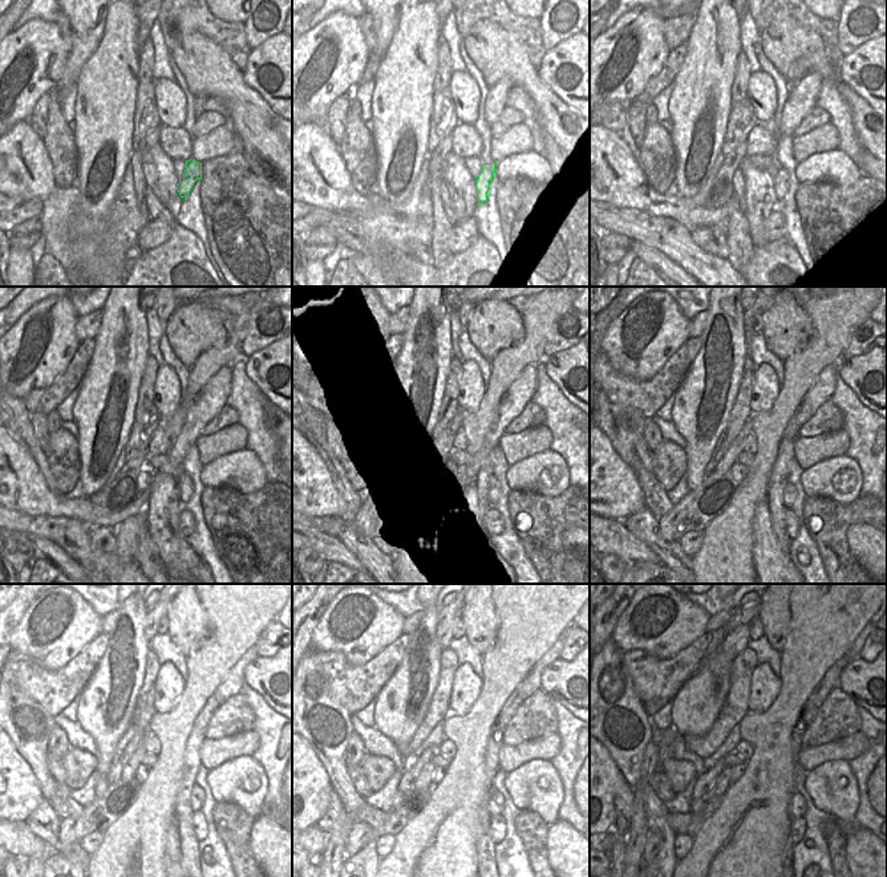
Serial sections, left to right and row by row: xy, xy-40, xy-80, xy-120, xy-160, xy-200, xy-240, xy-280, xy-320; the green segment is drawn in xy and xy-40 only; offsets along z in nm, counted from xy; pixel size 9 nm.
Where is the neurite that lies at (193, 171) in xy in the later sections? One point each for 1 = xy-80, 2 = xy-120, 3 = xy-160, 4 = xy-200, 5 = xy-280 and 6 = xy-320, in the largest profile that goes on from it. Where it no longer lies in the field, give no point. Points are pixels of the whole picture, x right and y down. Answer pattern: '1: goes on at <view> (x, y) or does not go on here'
1: goes on at xy-80 (782, 179)
2: goes on at xy-120 (186, 487)
3: goes on at xy-160 (490, 495)
4: goes on at xy-200 (790, 491)
5: goes on at xy-280 (495, 800)
6: goes on at xy-320 (797, 807)

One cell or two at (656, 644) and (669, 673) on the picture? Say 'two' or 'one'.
two

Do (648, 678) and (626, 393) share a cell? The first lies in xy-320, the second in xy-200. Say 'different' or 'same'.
same

